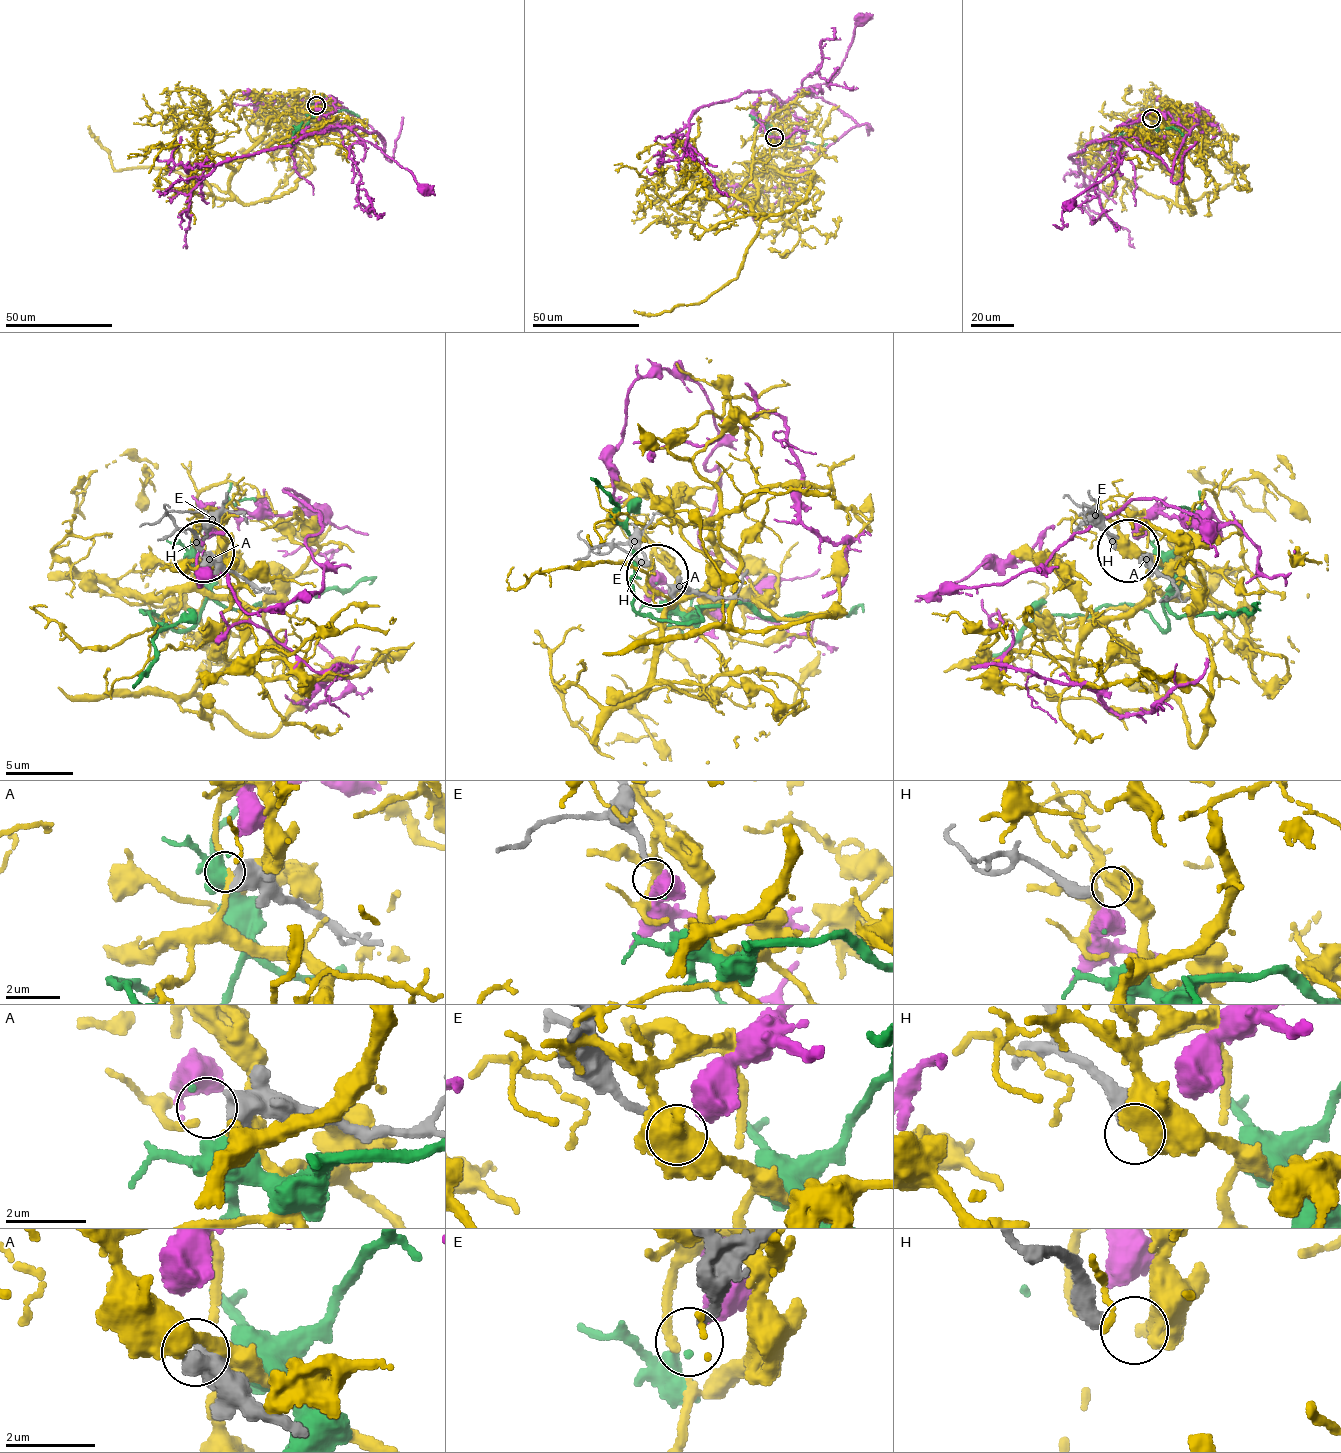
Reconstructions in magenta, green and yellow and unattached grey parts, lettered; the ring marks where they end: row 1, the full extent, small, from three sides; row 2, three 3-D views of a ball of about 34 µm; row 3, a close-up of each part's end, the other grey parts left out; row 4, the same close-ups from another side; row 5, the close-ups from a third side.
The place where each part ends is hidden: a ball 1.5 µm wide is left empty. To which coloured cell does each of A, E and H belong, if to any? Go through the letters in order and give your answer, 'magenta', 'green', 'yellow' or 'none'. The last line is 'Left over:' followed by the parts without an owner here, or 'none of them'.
A: none
E: green
H: none
Left over: A, H

